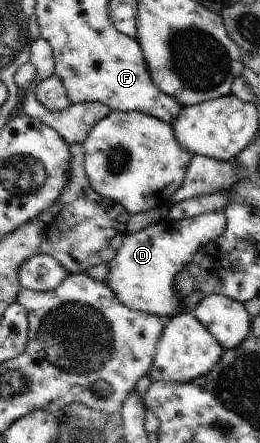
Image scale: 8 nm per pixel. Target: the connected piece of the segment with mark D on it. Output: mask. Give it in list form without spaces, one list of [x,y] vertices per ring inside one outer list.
[[[223,210],[205,212],[183,221],[163,218],[147,229],[126,236],[117,255],[108,263],[110,273],[105,282],[115,292],[117,299],[129,309],[171,319],[184,312],[184,297],[175,288],[177,273],[186,269],[198,249],[216,240],[226,230],[226,225]]]

